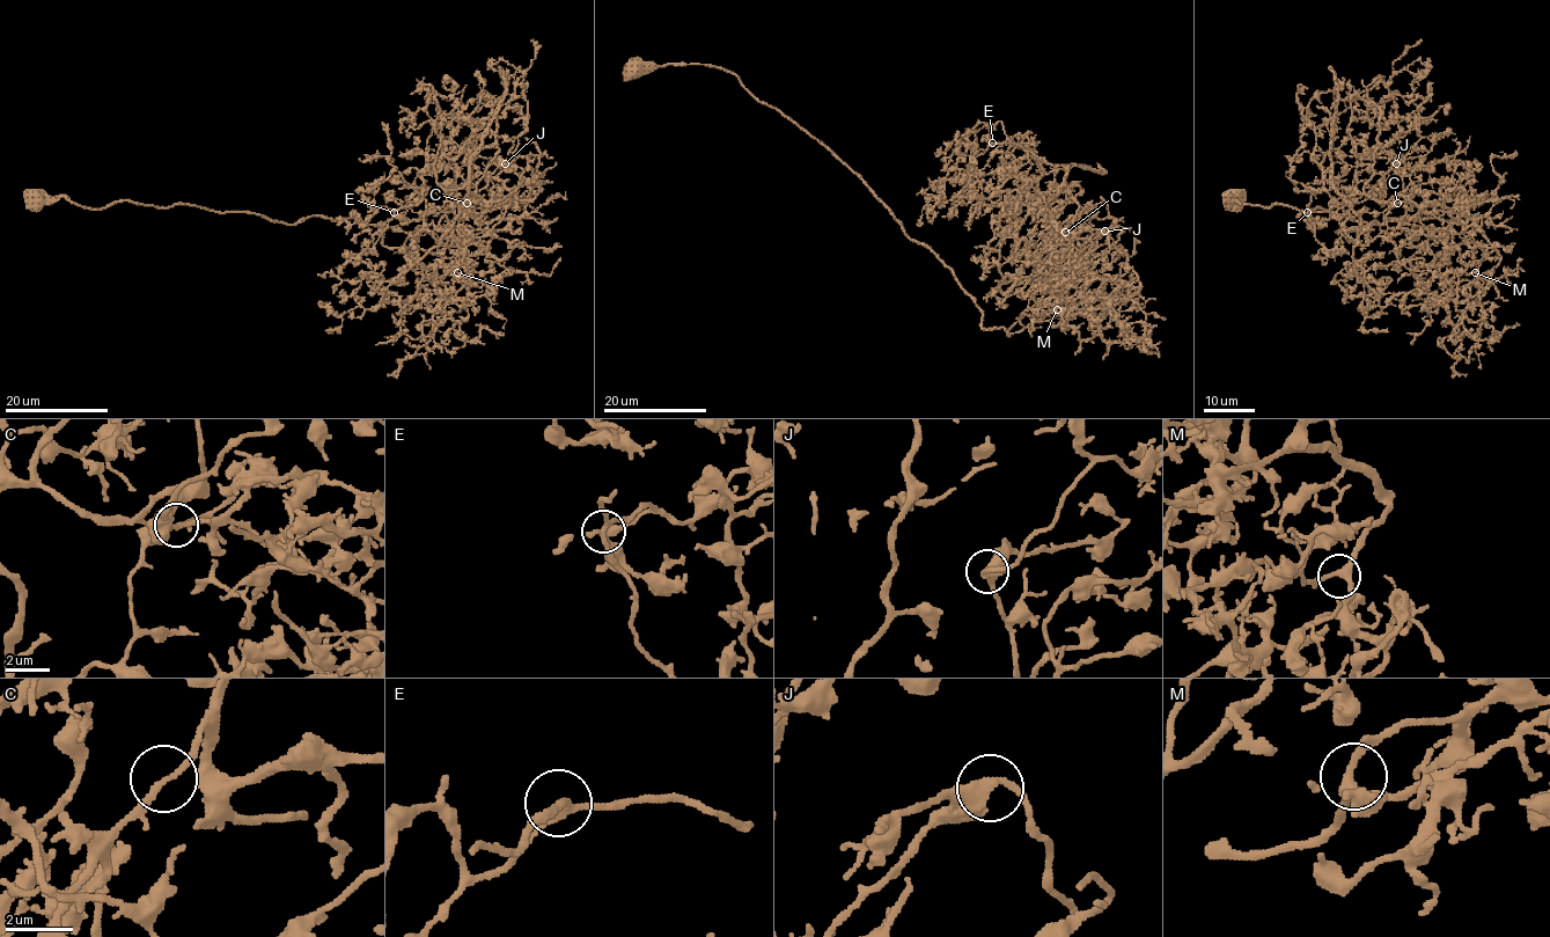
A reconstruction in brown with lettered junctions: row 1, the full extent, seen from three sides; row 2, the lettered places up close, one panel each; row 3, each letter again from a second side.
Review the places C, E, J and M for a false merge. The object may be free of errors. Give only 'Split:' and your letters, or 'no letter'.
Split: C

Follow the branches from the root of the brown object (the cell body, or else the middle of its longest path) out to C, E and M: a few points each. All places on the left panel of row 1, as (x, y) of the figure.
C: (36, 196), (354, 219), (409, 253), (485, 248), (449, 192), (467, 203)
E: (36, 196), (354, 219), (409, 253), (491, 234), (511, 199), (475, 200), (465, 185), (394, 212)
M: (36, 196), (92, 209), (193, 204), (287, 224), (354, 219), (379, 225), (384, 246), (446, 256), (457, 272)

